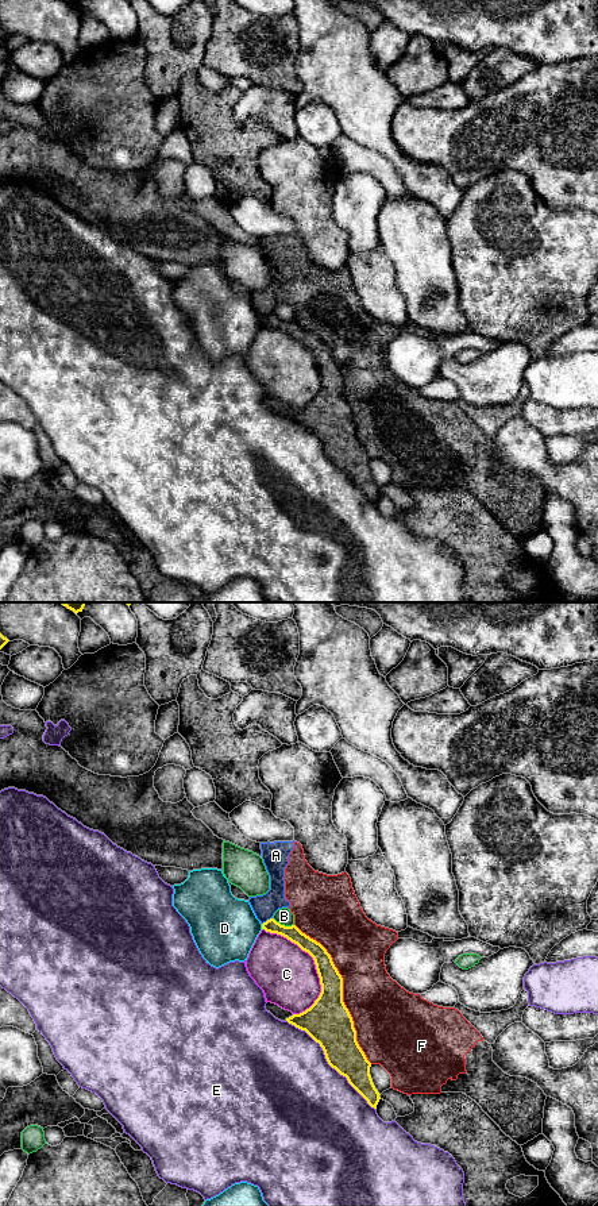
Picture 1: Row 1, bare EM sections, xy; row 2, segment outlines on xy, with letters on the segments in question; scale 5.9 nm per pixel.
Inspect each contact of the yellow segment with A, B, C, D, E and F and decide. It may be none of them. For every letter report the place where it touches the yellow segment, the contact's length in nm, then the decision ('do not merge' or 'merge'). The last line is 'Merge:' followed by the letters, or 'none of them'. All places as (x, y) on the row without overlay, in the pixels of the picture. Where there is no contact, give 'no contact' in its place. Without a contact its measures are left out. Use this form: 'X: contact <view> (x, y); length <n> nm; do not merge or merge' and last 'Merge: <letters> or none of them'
A: contact xy (267, 315); length 80 nm; do not merge
B: contact xy (284, 320); length 140 nm; do not merge
C: contact xy (315, 358); length 550 nm; do not merge
D: contact xy (262, 322); length 30 nm; do not merge
E: contact xy (327, 455); length 750 nm; do not merge
F: contact xy (342, 386); length 950 nm; do not merge
Merge: none of them

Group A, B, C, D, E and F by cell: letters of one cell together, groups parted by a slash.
A F / B / C / D / E

